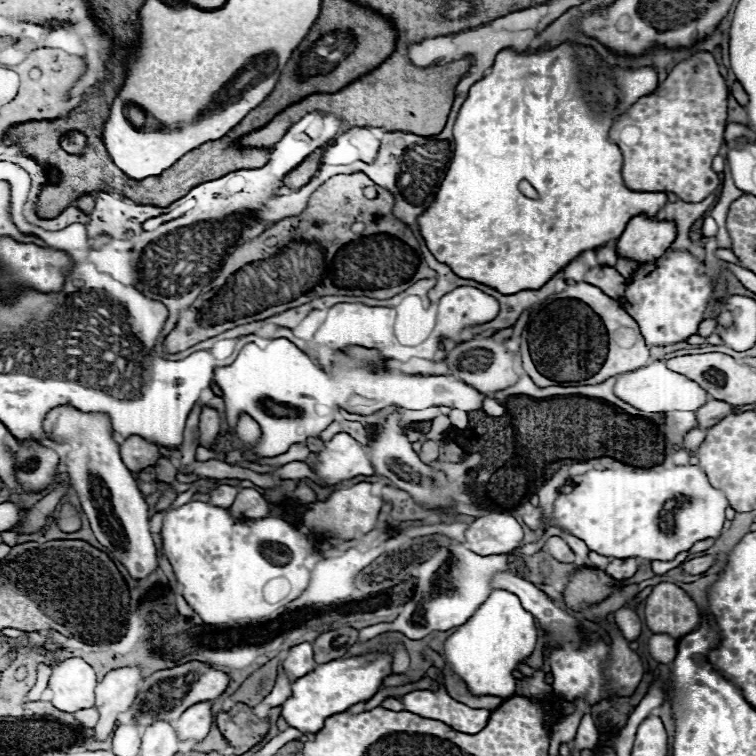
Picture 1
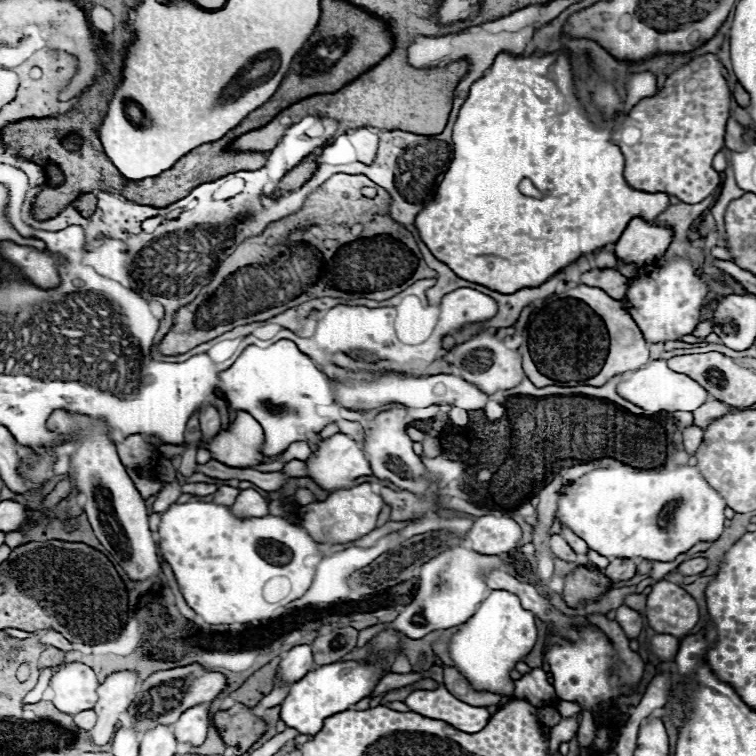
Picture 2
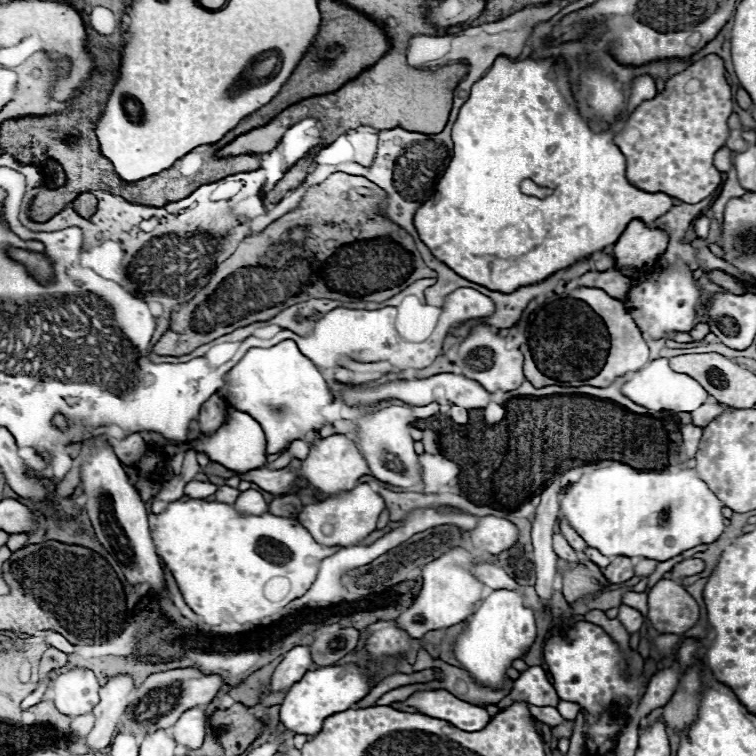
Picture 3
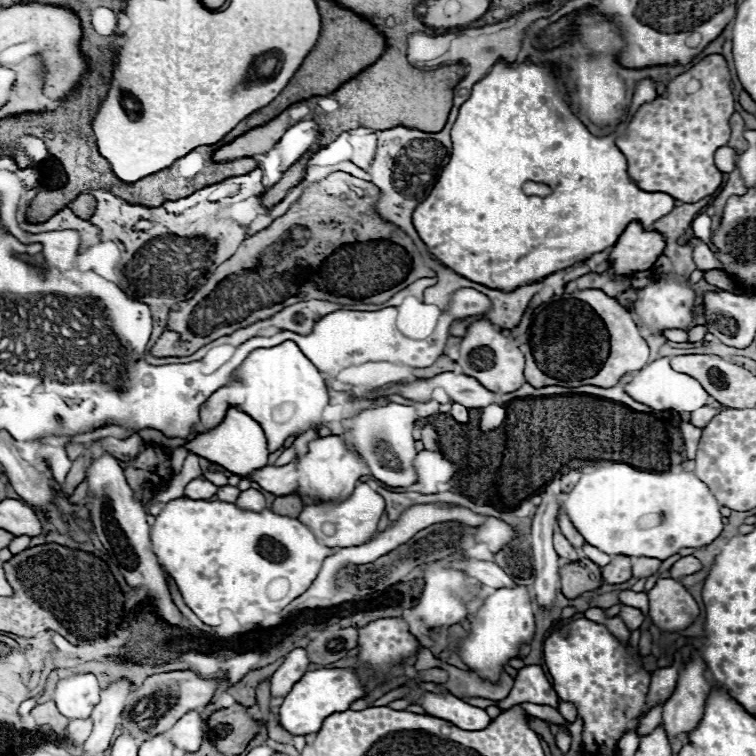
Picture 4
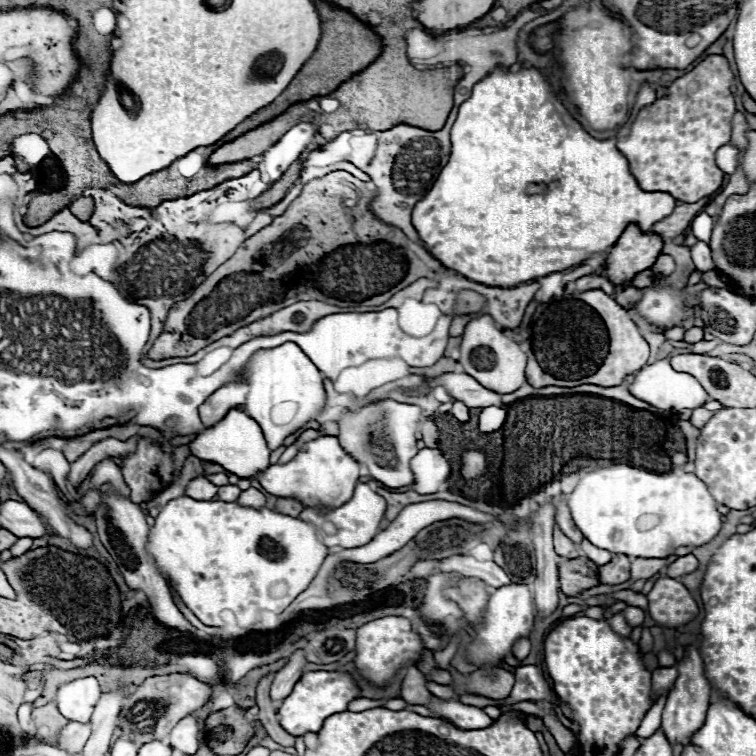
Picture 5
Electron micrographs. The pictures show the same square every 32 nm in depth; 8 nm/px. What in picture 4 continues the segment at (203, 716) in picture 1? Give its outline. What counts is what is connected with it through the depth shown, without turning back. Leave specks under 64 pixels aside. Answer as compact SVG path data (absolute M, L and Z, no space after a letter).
M188 712L186 716L182 716L176 722L176 726L166 736L176 748L182 748L184 752L196 752L202 744L202 738L204 738L202 726L204 726L204 722L202 722L200 714Z

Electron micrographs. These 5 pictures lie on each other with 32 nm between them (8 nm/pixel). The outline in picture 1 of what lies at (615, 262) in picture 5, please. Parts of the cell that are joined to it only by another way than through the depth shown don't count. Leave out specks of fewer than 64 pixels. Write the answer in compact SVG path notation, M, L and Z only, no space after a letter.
M634 216L618 238L616 252L622 258L644 264L662 256L674 242L674 238L676 226L672 222L658 222L646 216Z

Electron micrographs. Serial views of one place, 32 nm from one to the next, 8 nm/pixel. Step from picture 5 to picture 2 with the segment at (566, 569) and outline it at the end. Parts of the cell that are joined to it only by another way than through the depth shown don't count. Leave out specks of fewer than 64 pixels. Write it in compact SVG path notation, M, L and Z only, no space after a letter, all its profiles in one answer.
M584 564L574 568L564 578L564 600L570 608L578 606L582 600L596 600L610 588L610 580L594 564Z

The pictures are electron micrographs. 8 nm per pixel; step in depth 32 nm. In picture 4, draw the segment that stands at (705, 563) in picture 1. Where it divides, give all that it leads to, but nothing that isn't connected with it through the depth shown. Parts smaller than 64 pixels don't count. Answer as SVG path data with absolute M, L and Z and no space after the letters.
M686 556L686 558L680 558L676 564L672 564L668 574L670 574L670 578L680 578L680 576L688 576L688 574L698 572L700 568L702 568L702 564L698 558Z

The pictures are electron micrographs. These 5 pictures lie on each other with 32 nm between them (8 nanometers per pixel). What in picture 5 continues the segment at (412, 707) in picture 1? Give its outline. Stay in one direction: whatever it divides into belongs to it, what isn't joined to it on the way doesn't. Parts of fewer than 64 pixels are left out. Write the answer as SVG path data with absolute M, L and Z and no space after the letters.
M436 698L434 702L426 704L426 708L430 708L440 718L450 718L458 728L464 728L464 730L480 730L496 722L494 718L484 714L480 708L468 706L462 702L454 702L454 700Z

